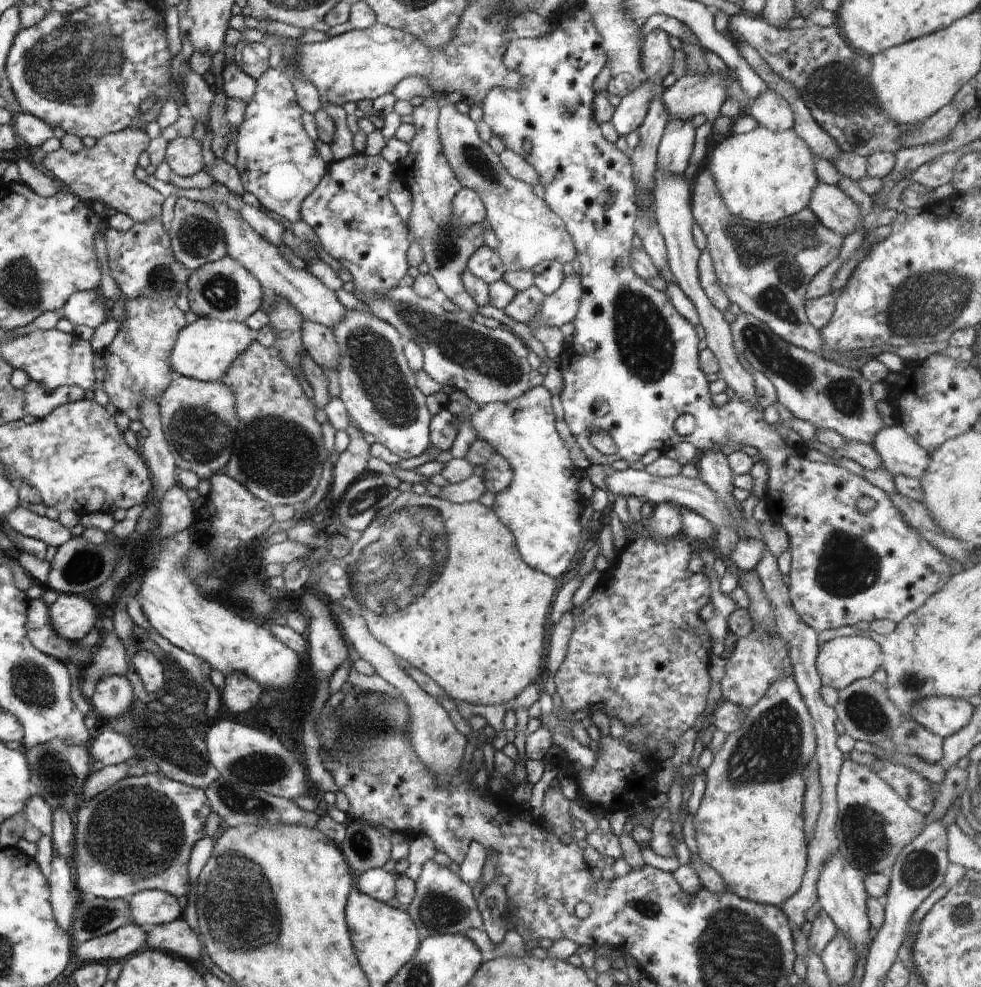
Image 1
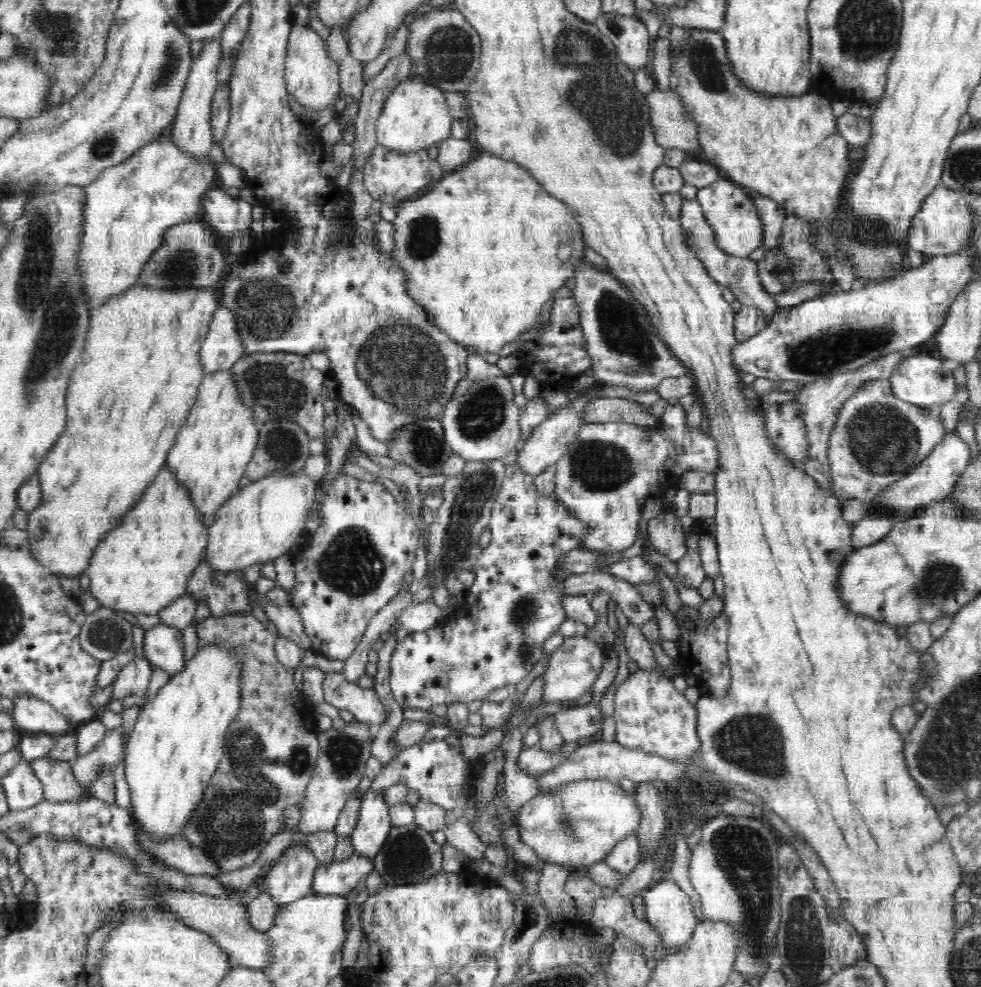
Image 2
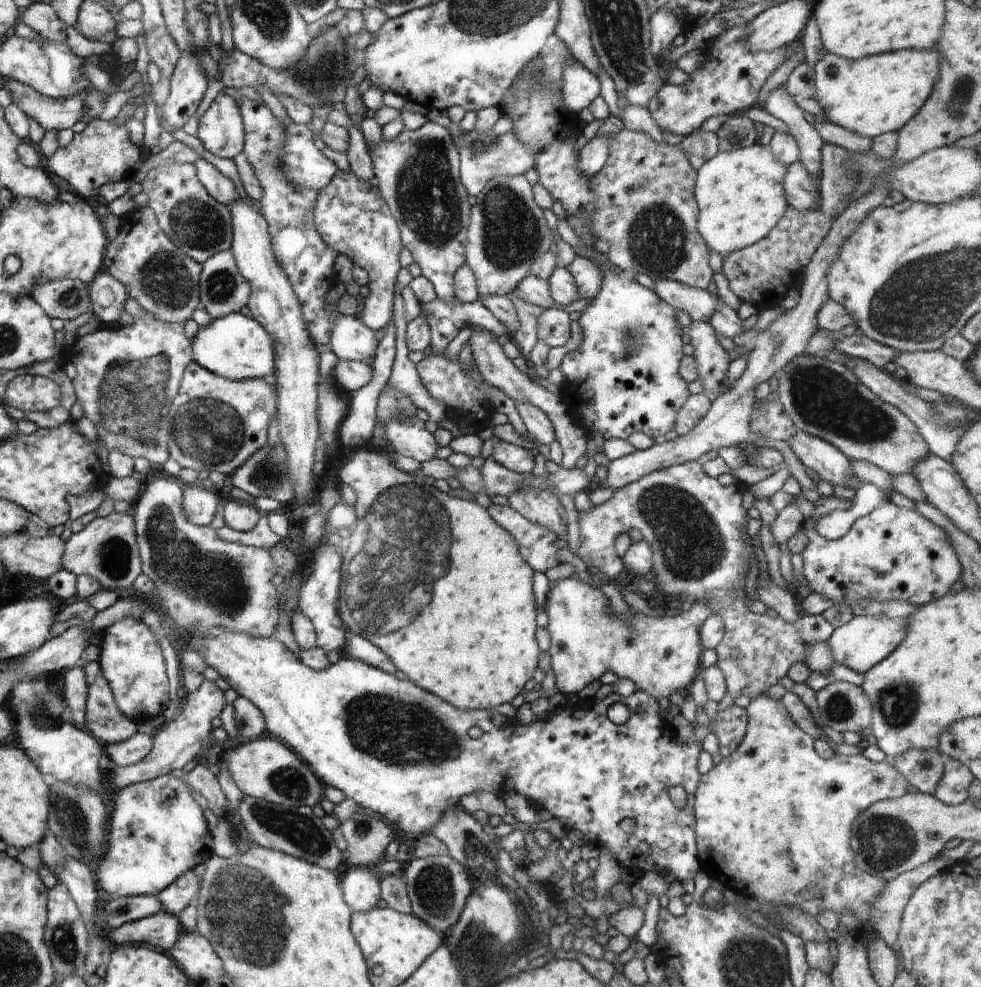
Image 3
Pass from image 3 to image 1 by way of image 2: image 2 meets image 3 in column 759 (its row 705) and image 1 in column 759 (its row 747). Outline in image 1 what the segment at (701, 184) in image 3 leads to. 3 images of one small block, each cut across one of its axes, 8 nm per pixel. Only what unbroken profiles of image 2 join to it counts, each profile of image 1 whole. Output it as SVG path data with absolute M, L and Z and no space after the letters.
M758 125L750 132L740 134L732 132L730 136L728 135L712 152L707 170L712 172L714 184L726 208L734 216L748 222L756 222L756 224L766 224L794 216L807 208L812 198L812 190L820 183L814 160L816 157L810 146L794 132L793 128L784 132L772 132Z

